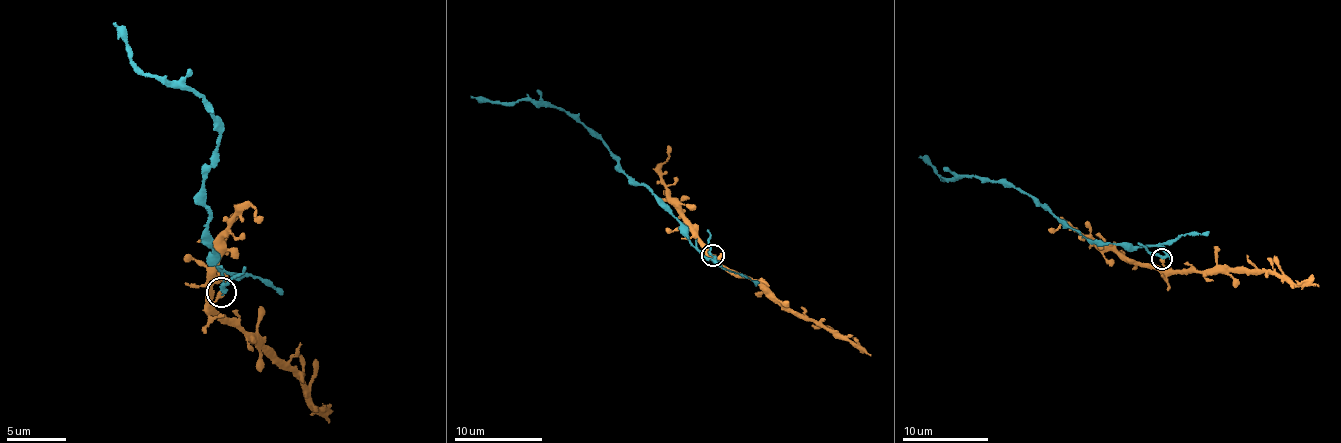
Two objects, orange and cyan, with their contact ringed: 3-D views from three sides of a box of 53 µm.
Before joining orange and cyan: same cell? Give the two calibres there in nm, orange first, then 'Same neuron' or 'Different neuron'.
Thickness 280 nm (orange) against 220 nm. Different neuron

